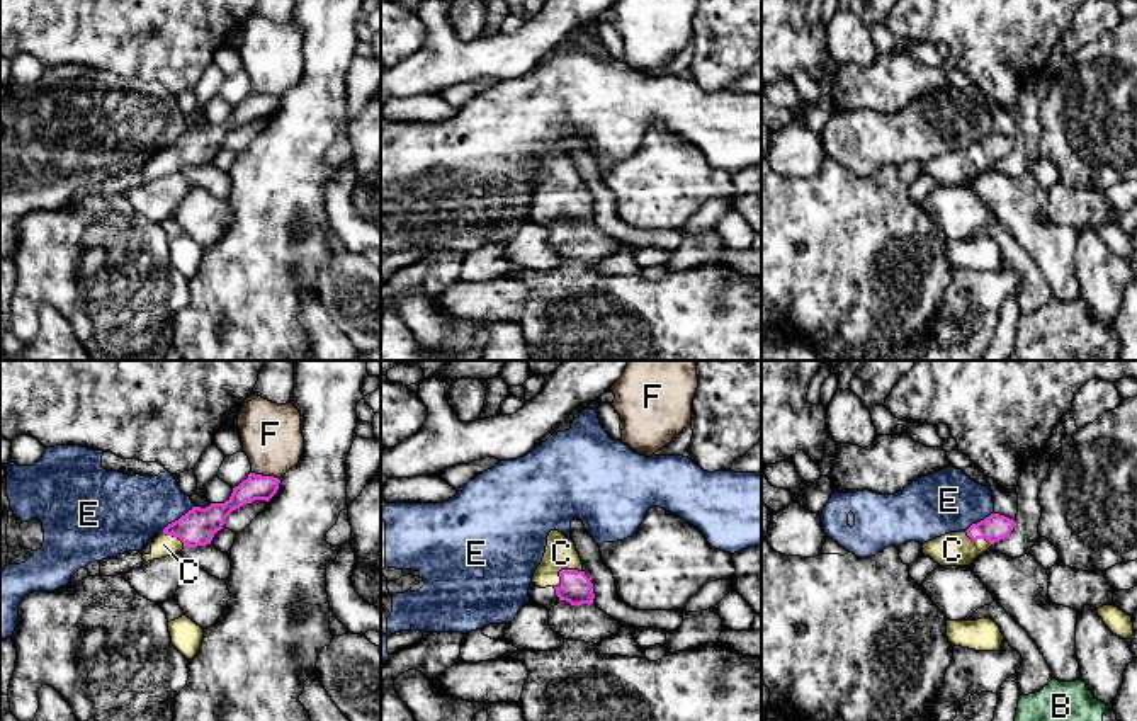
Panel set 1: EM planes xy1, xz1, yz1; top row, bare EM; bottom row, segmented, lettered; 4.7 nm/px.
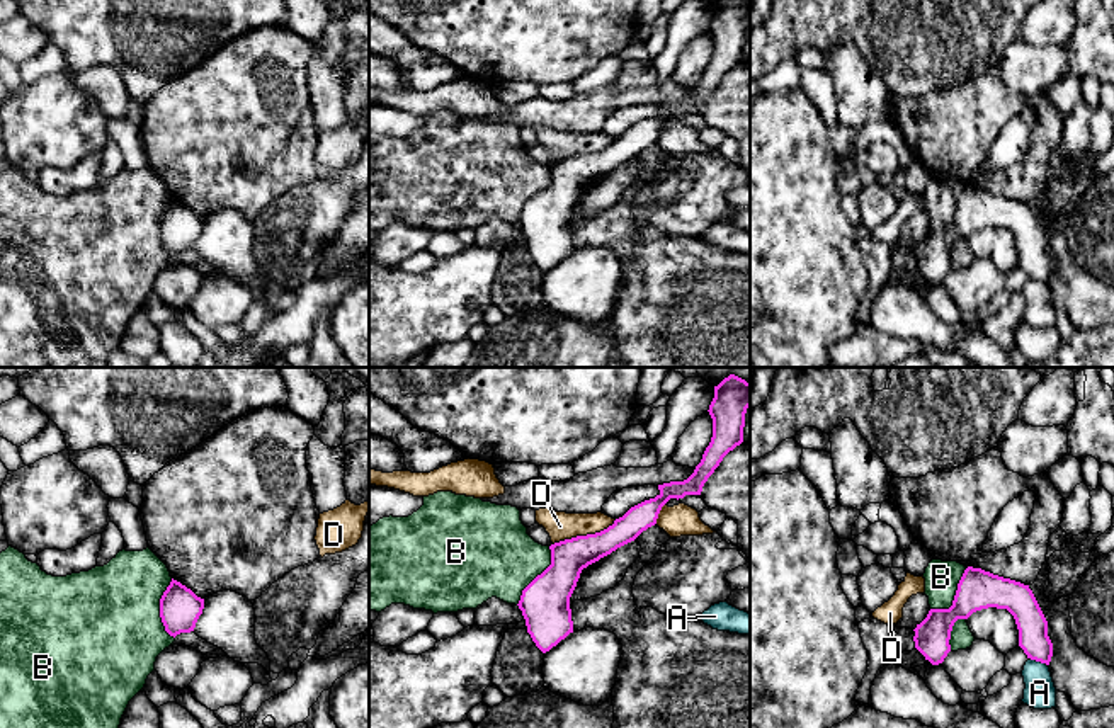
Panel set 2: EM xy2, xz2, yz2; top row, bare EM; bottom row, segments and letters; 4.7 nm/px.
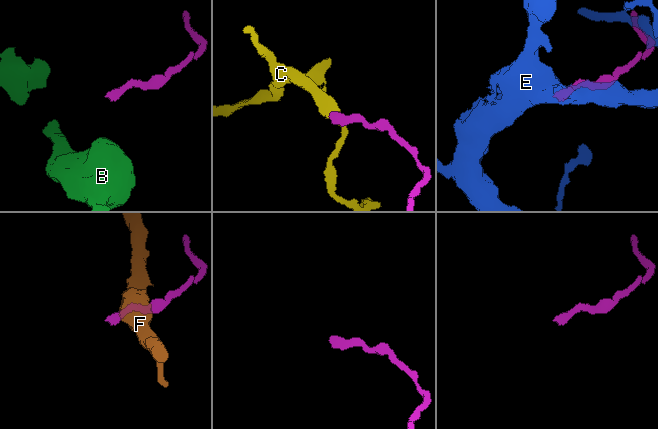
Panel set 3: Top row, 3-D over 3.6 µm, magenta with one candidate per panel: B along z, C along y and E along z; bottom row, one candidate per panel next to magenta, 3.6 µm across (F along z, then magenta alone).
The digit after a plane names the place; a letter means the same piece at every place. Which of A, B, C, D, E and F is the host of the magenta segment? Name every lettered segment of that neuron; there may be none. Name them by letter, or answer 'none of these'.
C

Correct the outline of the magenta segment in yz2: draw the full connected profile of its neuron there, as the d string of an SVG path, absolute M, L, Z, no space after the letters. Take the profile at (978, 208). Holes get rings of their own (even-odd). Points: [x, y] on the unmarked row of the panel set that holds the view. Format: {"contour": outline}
{"contour": "M973 185L964 189L952 225L930 228L917 243L915 267L932 284L942 282L951 270L954 242L988 226L1007 228L1015 238L1019 265L1027 277L1049 284L1053 262L1048 255L1048 240L1029 204Z"}

